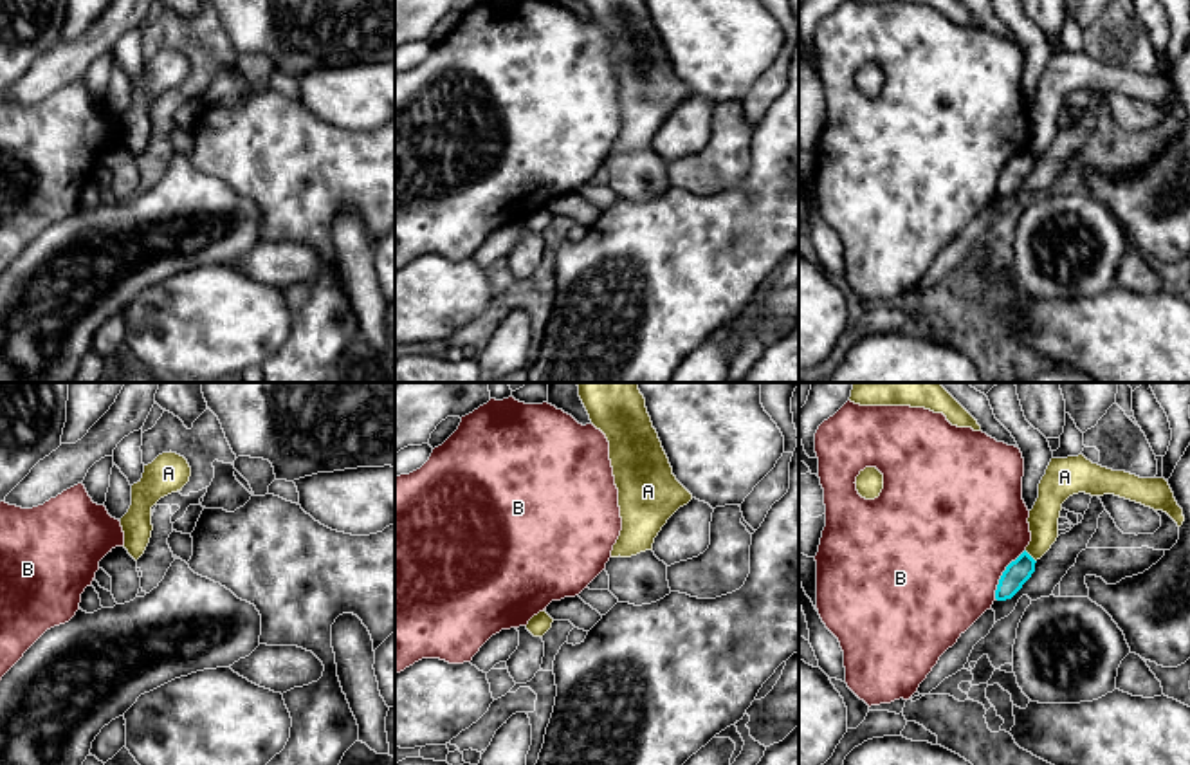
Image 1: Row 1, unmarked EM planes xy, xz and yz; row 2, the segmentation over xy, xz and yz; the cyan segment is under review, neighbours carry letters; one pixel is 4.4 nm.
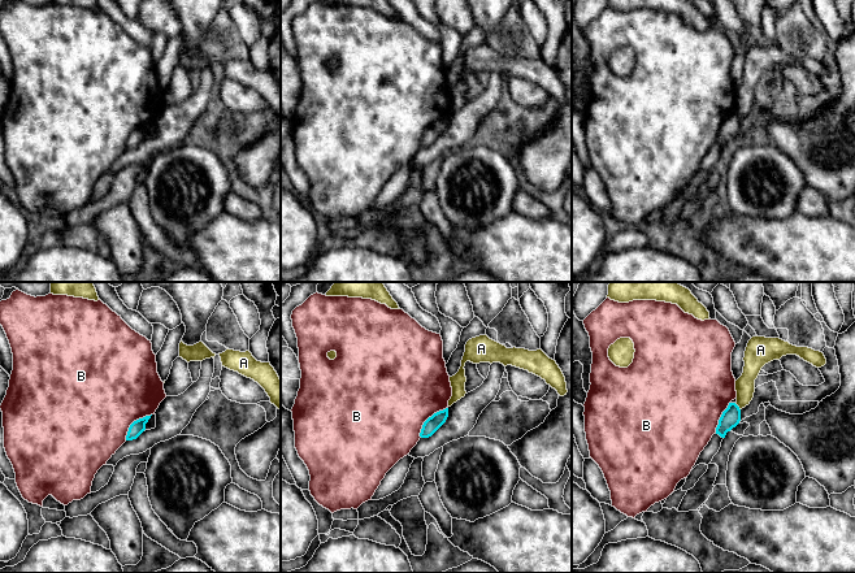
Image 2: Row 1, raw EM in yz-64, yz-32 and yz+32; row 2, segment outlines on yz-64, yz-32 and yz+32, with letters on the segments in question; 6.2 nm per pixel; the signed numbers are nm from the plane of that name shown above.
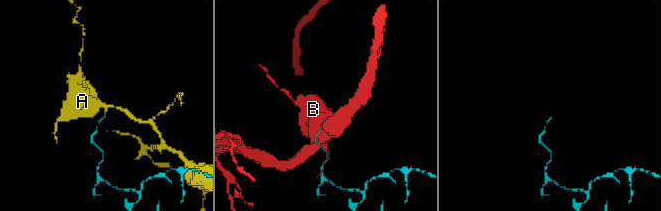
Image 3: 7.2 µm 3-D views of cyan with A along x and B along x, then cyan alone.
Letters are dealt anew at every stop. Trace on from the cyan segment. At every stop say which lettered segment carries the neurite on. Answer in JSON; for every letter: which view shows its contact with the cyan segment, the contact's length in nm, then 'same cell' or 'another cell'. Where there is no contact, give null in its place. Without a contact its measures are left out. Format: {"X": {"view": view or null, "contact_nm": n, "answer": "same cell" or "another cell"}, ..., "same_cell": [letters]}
{"A": {"view": "yz", "contact_nm": 80, "answer": "another cell"}, "B": {"view": "yz", "contact_nm": 260, "answer": "another cell"}, "same_cell": []}

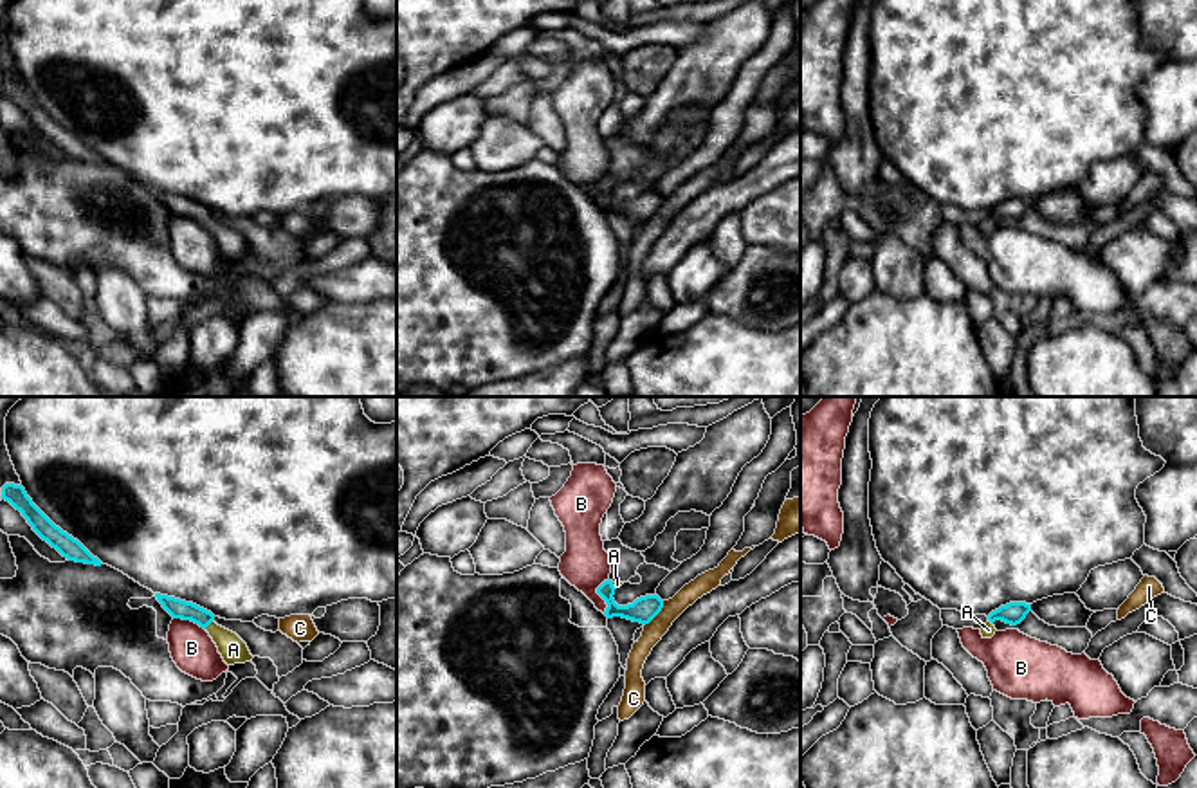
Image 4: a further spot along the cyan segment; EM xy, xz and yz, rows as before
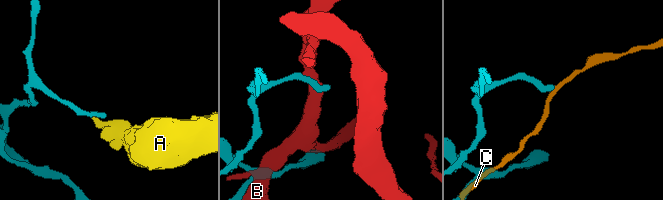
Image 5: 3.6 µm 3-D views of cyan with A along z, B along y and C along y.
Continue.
{"A": {"view": "xy", "contact_nm": 60, "answer": "same cell"}, "B": {"view": "xz", "contact_nm": 160, "answer": "another cell"}, "C": {"view": "xz", "contact_nm": 150, "answer": "another cell"}, "same_cell": ["A"]}

